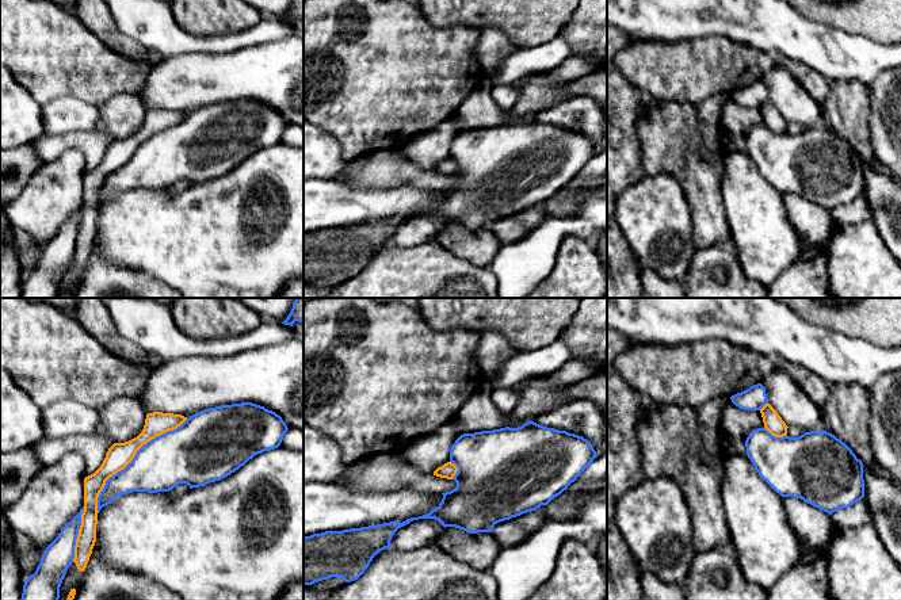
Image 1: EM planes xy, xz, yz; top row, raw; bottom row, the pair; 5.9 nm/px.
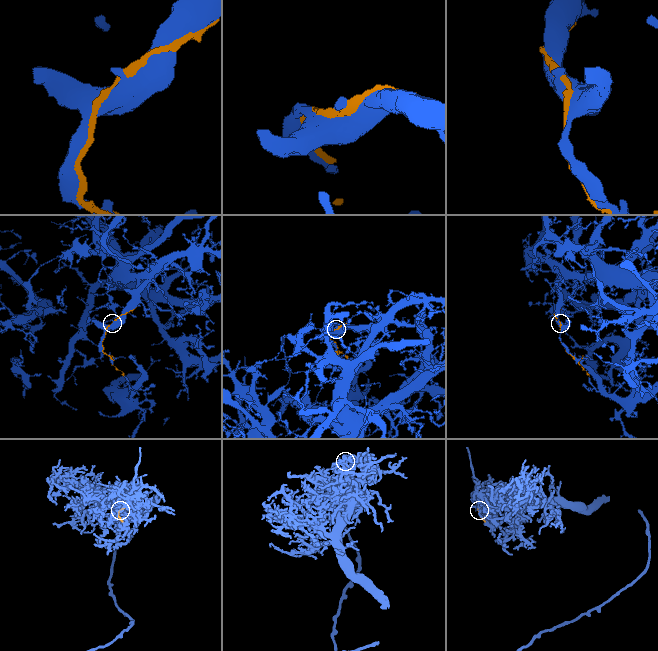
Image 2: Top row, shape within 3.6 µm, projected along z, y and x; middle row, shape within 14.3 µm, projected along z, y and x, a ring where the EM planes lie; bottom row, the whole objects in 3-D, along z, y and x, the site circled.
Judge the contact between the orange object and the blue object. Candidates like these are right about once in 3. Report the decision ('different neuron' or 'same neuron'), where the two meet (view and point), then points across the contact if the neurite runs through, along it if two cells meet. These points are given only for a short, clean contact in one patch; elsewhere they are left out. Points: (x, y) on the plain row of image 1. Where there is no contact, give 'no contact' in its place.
same neuron; meets orange in xy at (132, 156)

